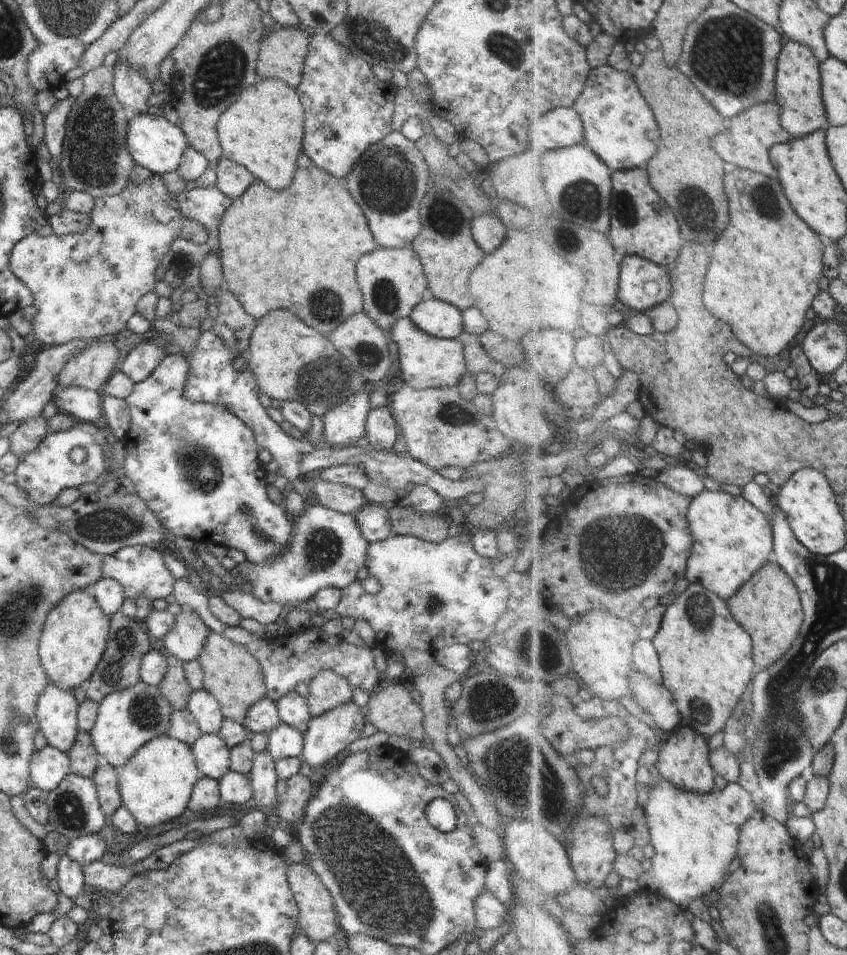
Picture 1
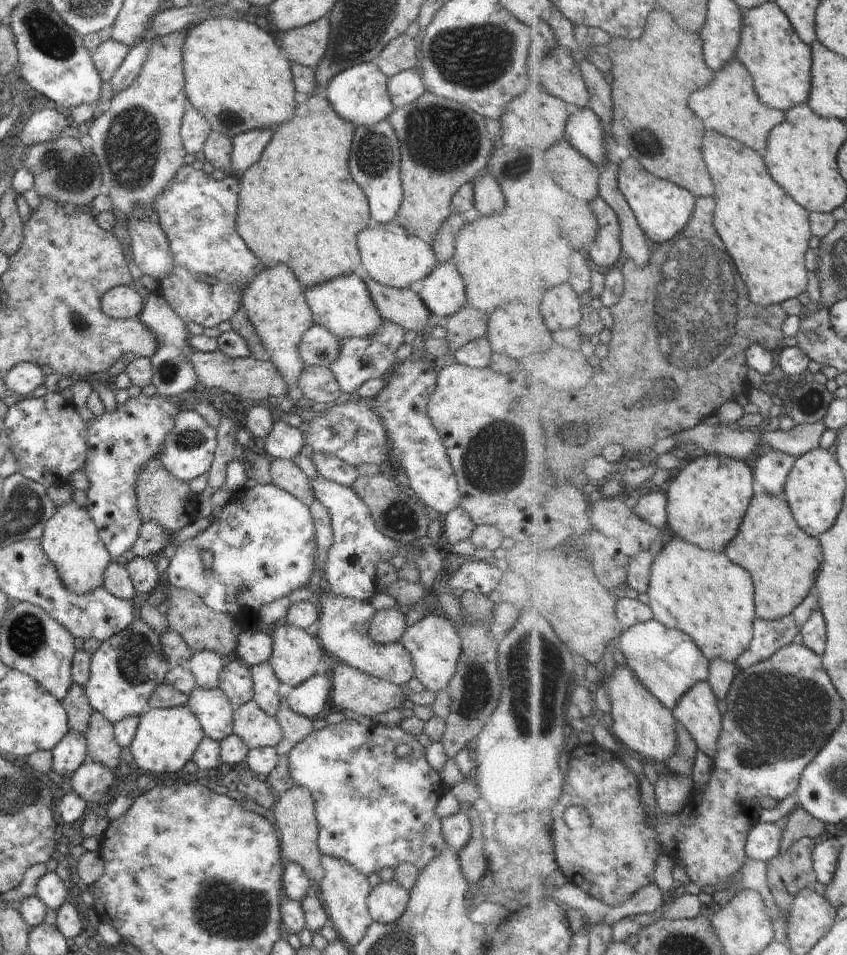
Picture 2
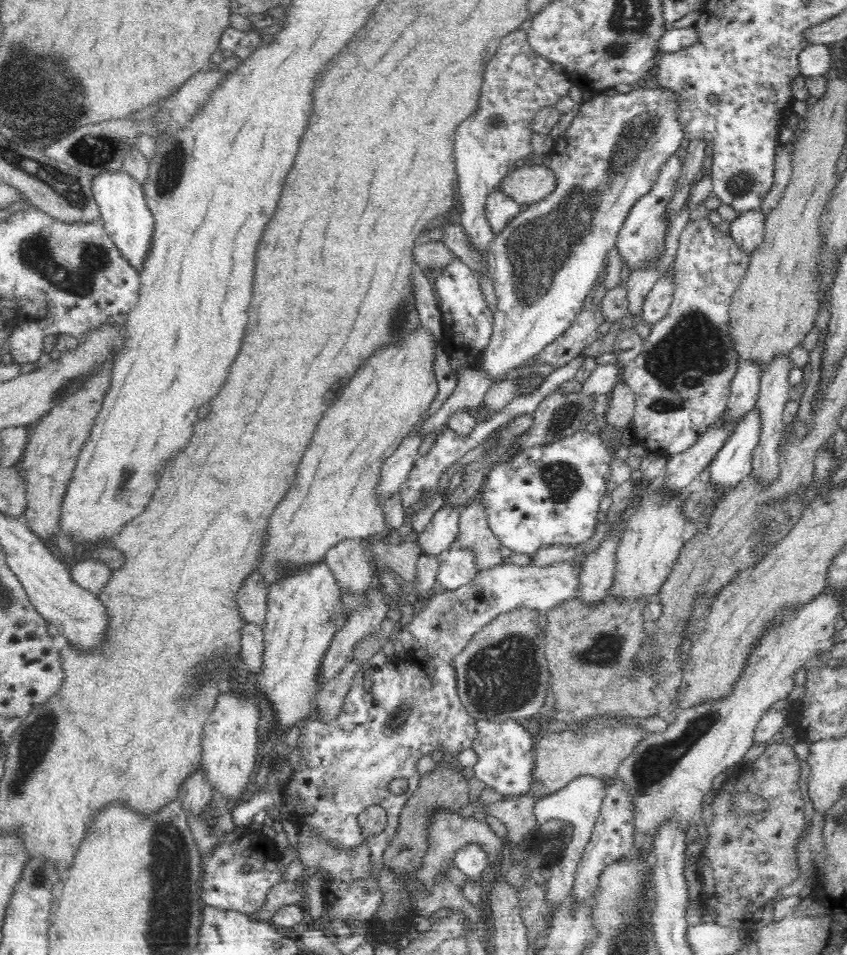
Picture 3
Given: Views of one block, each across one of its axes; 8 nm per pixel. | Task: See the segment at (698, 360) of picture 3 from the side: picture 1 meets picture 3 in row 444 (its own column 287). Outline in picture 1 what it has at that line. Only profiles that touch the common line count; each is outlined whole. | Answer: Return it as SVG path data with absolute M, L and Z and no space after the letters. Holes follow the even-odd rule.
M316 626L304 632L298 646L290 645L283 636L267 640L265 635L252 635L242 627L228 627L222 634L233 643L245 646L263 668L267 697L277 701L286 693L295 691L300 682L308 682L316 673L328 669L348 680L352 688L364 688L374 691L382 682L383 674L374 665L372 648L347 643L342 636L327 636L322 628ZM257 638L260 640L258 641Z

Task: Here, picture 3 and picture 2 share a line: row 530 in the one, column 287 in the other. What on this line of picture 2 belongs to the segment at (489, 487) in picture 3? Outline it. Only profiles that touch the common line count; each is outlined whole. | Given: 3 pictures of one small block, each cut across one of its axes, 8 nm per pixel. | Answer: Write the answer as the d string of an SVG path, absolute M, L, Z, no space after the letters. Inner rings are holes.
M257 484L253 488L239 488L223 508L219 518L214 518L200 534L177 544L177 551L166 572L170 586L195 592L213 611L232 615L235 620L247 608L258 612L259 608L273 600L286 597L292 590L306 586L314 570L316 541L314 522L309 506L289 492L274 484ZM202 552L212 552L210 572L204 570Z

